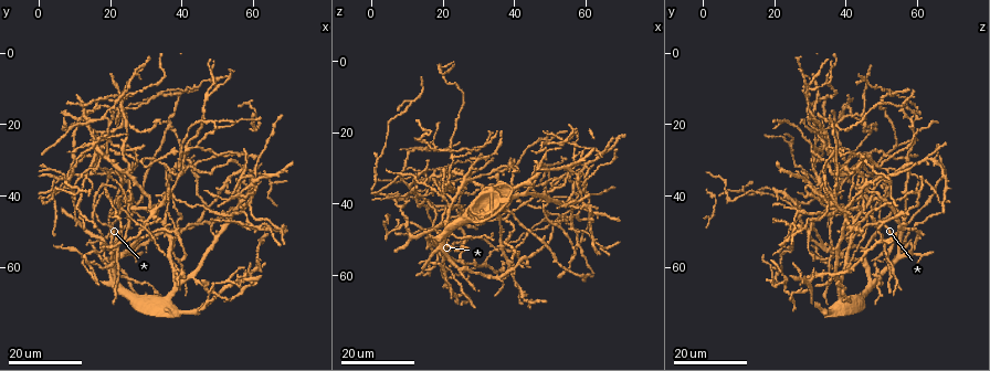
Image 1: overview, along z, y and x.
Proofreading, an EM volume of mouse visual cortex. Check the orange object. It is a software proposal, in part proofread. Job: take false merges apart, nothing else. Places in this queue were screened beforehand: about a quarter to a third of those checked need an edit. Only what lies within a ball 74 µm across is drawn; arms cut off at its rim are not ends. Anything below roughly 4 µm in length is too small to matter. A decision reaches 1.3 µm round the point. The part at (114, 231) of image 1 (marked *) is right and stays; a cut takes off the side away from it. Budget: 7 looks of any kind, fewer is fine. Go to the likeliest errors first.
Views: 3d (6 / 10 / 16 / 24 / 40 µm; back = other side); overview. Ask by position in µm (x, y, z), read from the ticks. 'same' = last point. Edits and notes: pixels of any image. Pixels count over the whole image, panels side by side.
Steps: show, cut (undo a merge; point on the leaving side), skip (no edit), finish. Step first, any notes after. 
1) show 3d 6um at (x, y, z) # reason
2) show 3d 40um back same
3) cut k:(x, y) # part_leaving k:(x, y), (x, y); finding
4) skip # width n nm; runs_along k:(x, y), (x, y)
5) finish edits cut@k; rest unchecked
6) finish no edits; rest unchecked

show 3d 16um at (52.5, 41.5, 32.5) # three-way junction

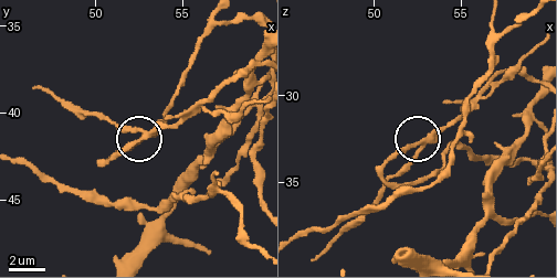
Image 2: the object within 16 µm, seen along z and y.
show 3d 10um at (52.9, 41.2, 32.7) # zoom in

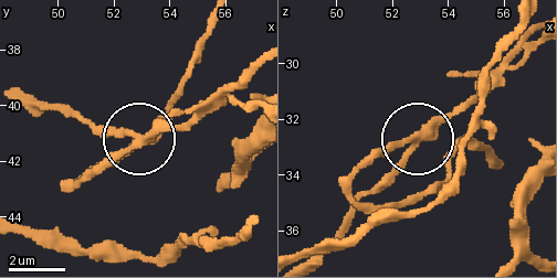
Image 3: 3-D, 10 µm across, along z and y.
skip # width 250 nm; one neuron here

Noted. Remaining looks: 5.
show 3d 16um at (41.5, 28.0, 34.5) # a fork

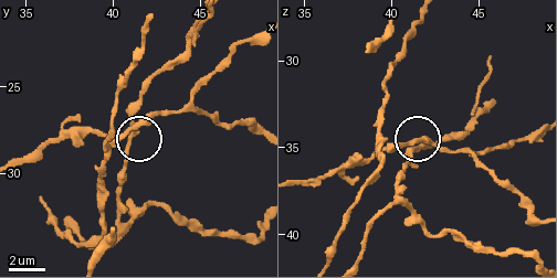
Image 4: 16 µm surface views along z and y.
show 3d 10um at (41.2, 27.3, 34.6)

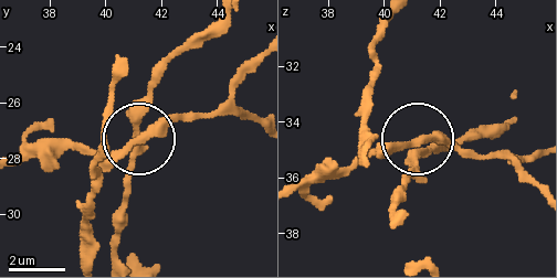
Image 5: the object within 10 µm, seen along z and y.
skip # width 220 nm; one neuron here

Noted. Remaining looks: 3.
show 3d 24um at (57.0, 44.5, 26.5) # branch point

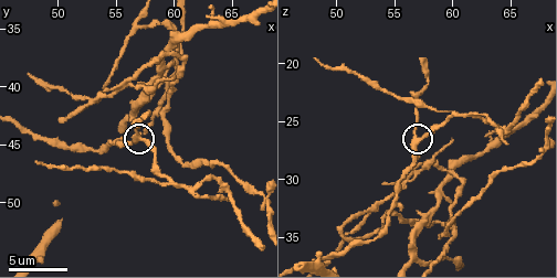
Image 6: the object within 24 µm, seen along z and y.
show 3d 10um at (57.0, 44.2, 26.6)

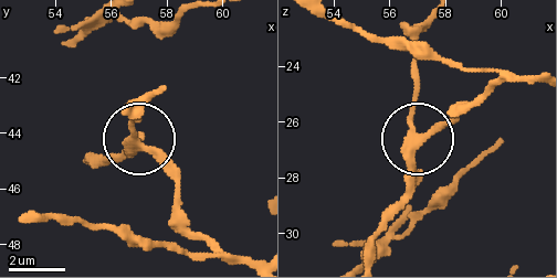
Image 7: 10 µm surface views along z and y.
skip # one neuron here

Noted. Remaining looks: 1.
finish no edits; rest unchecked

